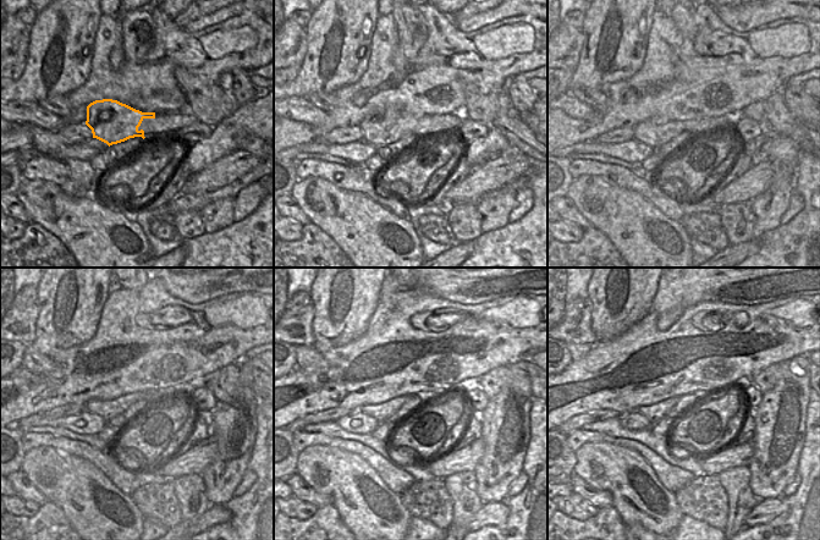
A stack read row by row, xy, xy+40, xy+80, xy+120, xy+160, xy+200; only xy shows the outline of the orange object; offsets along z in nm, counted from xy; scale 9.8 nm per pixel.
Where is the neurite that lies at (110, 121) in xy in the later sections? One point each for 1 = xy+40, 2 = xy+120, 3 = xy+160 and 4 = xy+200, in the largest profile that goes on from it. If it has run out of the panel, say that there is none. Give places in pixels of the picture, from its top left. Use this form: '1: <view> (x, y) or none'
1: xy+40 (379, 131)
2: xy+120 (106, 409)
3: xy+160 (380, 412)
4: xy+200 (653, 413)

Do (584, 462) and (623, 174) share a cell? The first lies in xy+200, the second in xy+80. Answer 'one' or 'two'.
two

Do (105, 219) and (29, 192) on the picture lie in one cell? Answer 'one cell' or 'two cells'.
one cell

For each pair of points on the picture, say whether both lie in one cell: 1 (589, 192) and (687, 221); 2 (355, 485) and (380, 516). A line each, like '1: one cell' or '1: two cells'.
1: two cells
2: one cell

